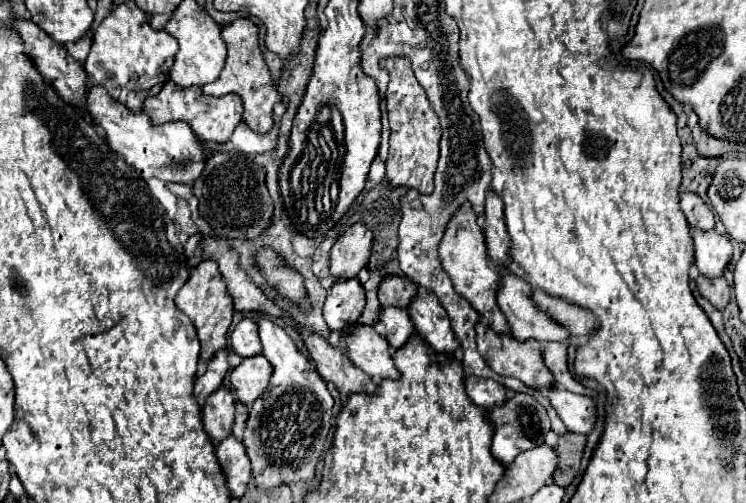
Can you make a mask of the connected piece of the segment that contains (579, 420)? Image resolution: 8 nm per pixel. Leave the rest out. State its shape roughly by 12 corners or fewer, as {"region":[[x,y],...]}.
{"region":[[560,387],[548,399],[572,433],[596,425],[596,403]]}

